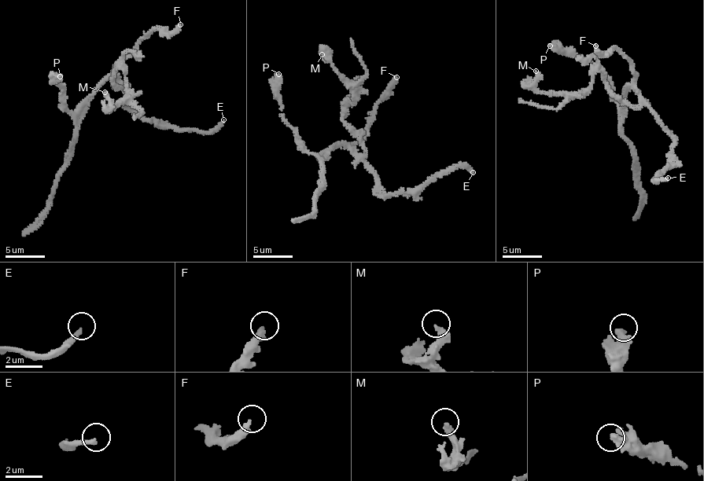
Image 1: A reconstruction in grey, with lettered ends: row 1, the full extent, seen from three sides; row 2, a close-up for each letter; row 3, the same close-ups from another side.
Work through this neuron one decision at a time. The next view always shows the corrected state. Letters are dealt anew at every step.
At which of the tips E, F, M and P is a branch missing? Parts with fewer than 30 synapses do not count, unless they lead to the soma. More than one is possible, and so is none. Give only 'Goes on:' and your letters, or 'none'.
Goes on: E

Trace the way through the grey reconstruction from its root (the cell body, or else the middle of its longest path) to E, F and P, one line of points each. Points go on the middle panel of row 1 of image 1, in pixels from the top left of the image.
E: (342, 145), (348, 146), (374, 173), (383, 189), (390, 196), (418, 190), (455, 167), (465, 166), (473, 172)
F: (342, 145), (360, 141), (367, 119), (396, 77)
P: (342, 145), (317, 156), (306, 150), (300, 137), (281, 114), (278, 74)

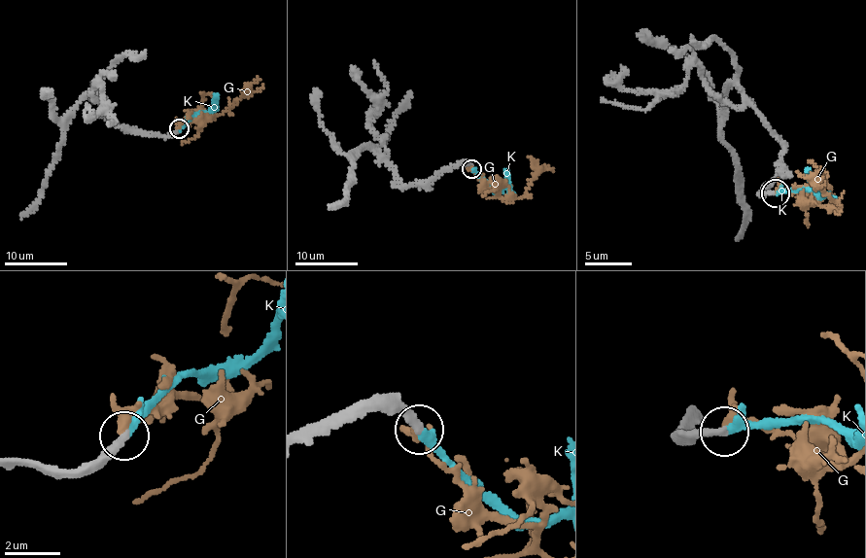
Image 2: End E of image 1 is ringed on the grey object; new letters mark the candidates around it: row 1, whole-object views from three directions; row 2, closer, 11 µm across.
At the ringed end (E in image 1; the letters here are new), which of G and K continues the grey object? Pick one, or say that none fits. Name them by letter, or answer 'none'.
K

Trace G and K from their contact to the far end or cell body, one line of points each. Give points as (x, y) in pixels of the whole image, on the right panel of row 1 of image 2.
G: (776, 191), (785, 189), (811, 196), (816, 201), (832, 196), (832, 204), (841, 209), (817, 187), (825, 181)
K: (776, 191), (809, 191), (818, 195), (820, 185), (805, 167)

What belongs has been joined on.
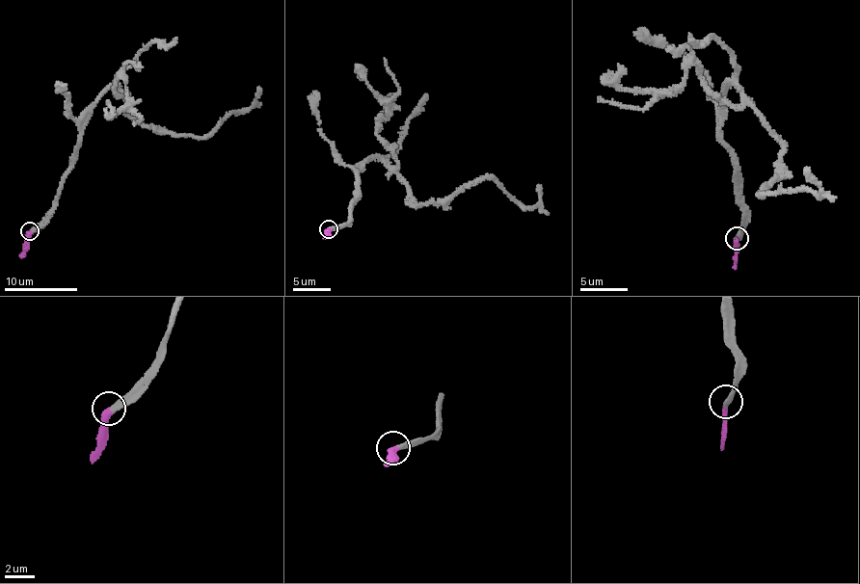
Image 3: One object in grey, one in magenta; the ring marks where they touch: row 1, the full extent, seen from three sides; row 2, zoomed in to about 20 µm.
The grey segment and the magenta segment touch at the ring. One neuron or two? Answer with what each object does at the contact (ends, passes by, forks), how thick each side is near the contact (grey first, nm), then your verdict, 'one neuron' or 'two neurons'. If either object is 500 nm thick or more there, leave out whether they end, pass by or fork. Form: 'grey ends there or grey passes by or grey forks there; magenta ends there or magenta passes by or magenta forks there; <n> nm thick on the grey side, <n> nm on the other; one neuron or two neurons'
grey ends there; magenta ends there; 360 nm thick on the grey side, 340 nm on the other; one neuron

